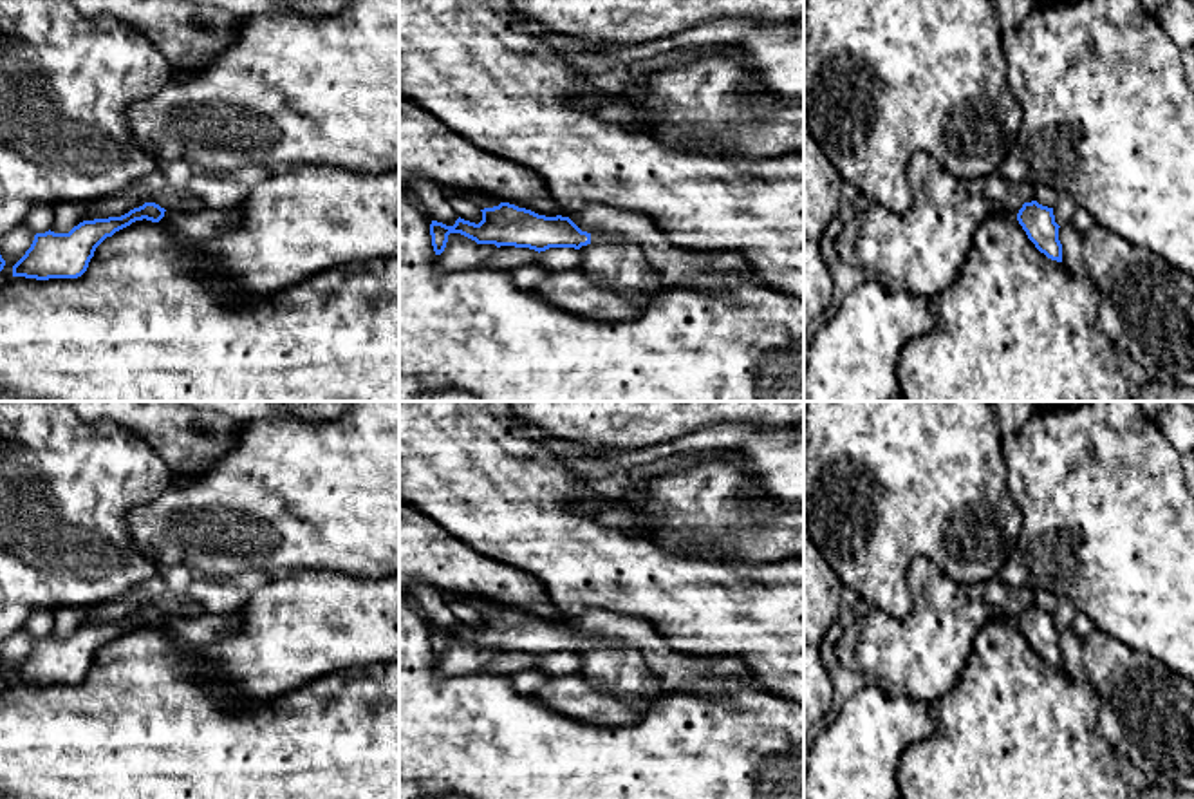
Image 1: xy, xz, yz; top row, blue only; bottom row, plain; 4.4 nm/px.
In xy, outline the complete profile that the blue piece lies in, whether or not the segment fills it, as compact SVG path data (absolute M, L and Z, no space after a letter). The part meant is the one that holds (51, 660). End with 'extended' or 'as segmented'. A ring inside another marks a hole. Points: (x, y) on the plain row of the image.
M145 607L121 622L83 625L69 638L36 638L31 653L13 671L13 682L36 685L81 682L96 653L116 636L135 625L159 627L166 624L184 645L201 647L215 642L226 629L233 627L233 615L164 615L155 607Z; extended

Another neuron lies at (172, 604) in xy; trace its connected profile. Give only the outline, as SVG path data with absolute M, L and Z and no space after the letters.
M166 595L159 600L159 604L164 609L164 615L195 615L202 611L195 604L195 600L190 598L188 595L184 597Z

